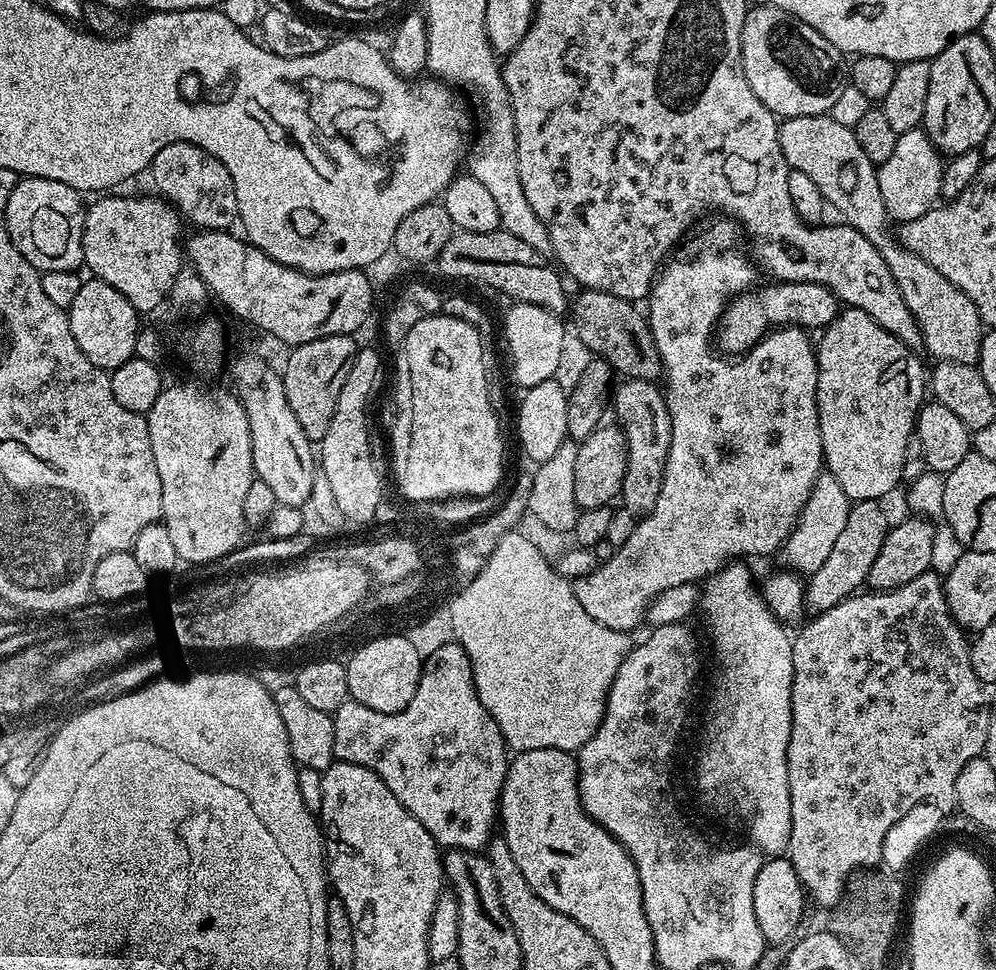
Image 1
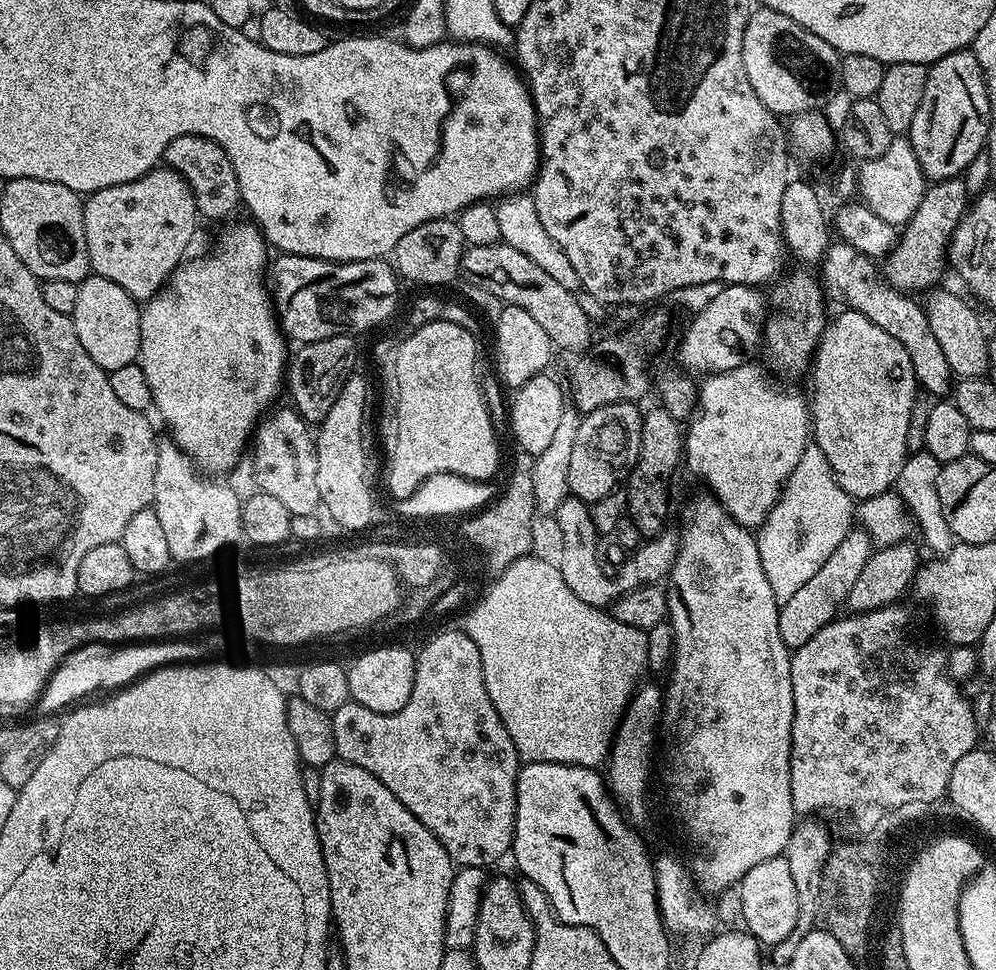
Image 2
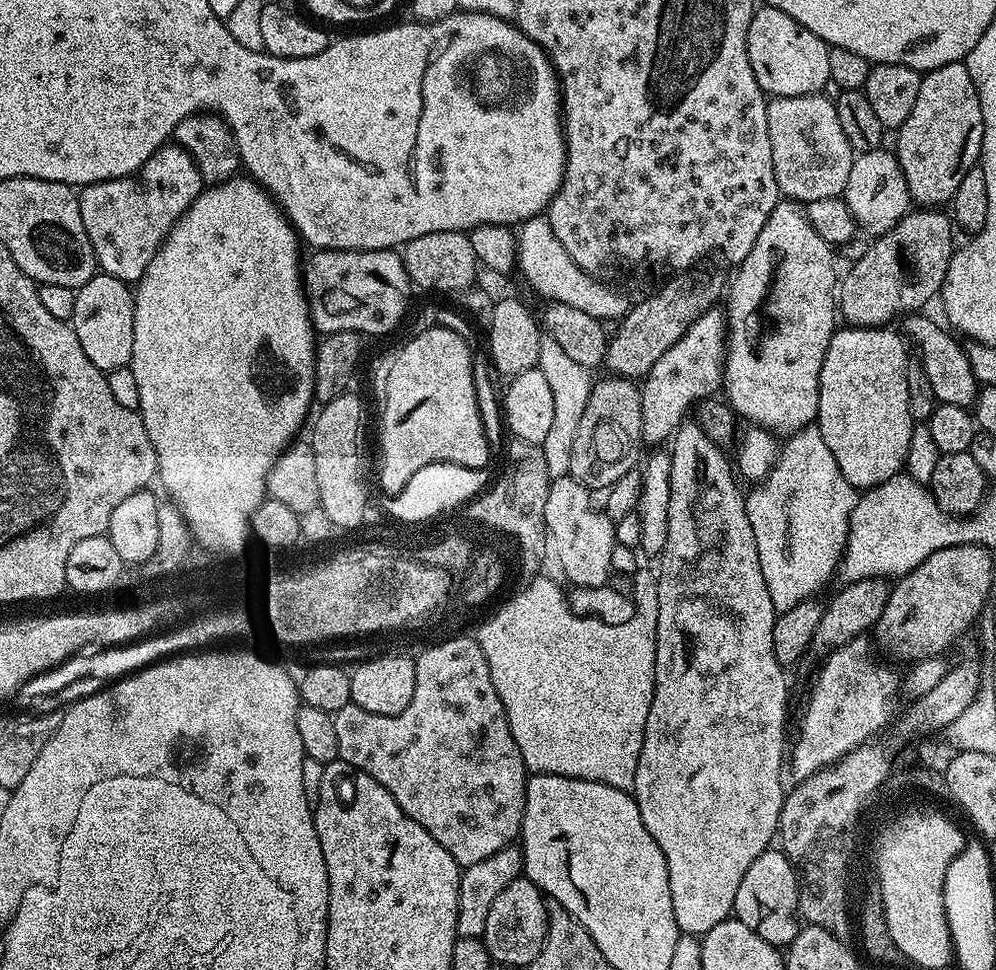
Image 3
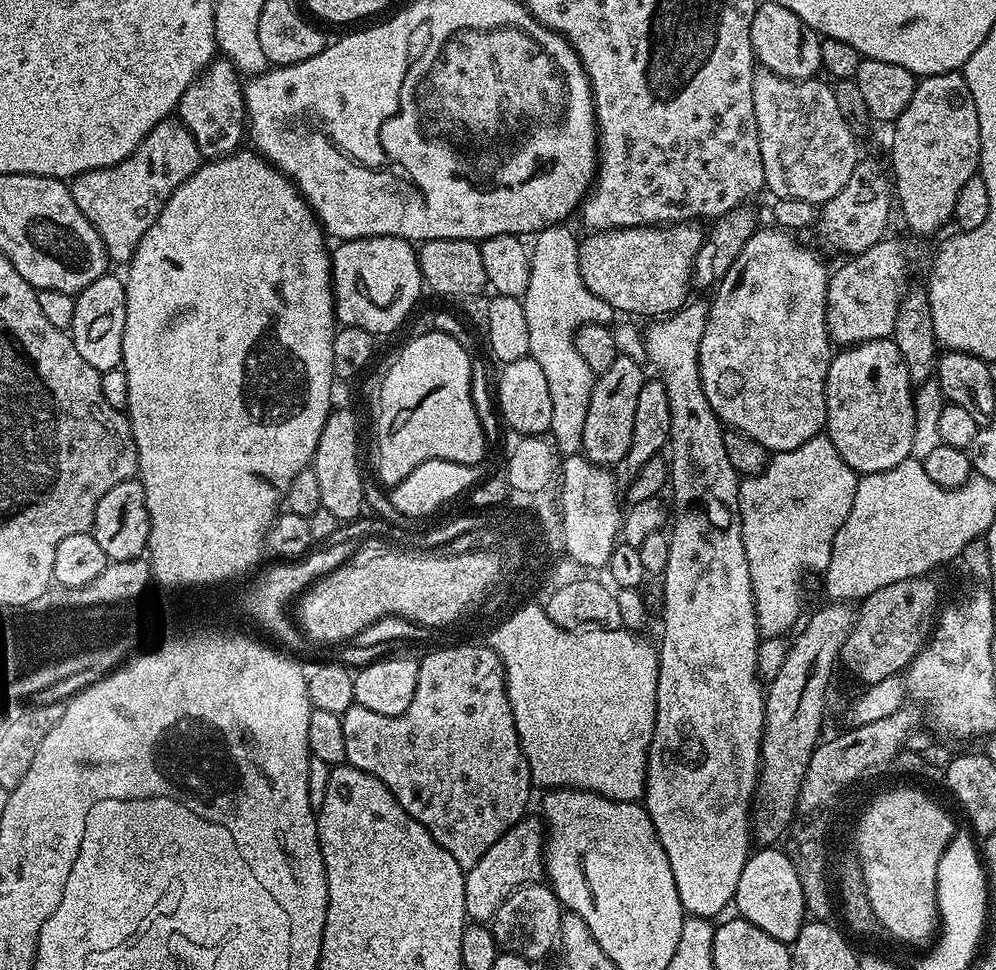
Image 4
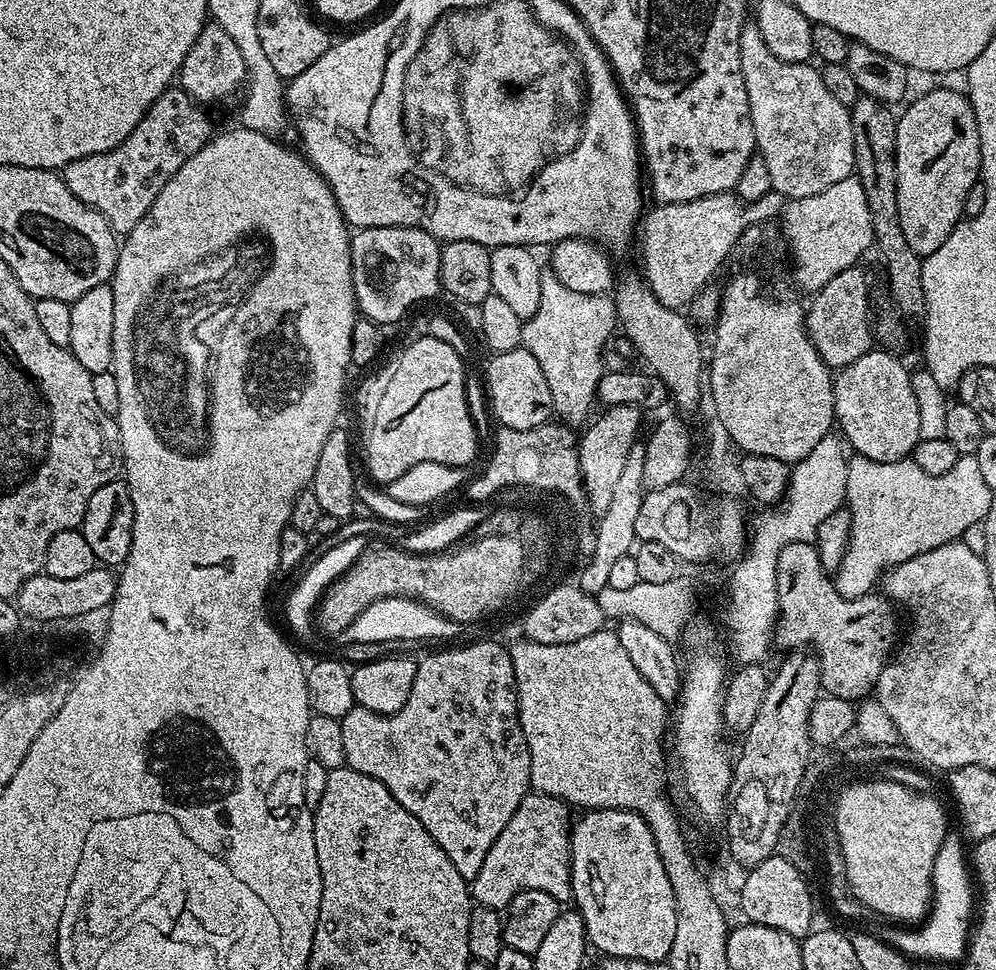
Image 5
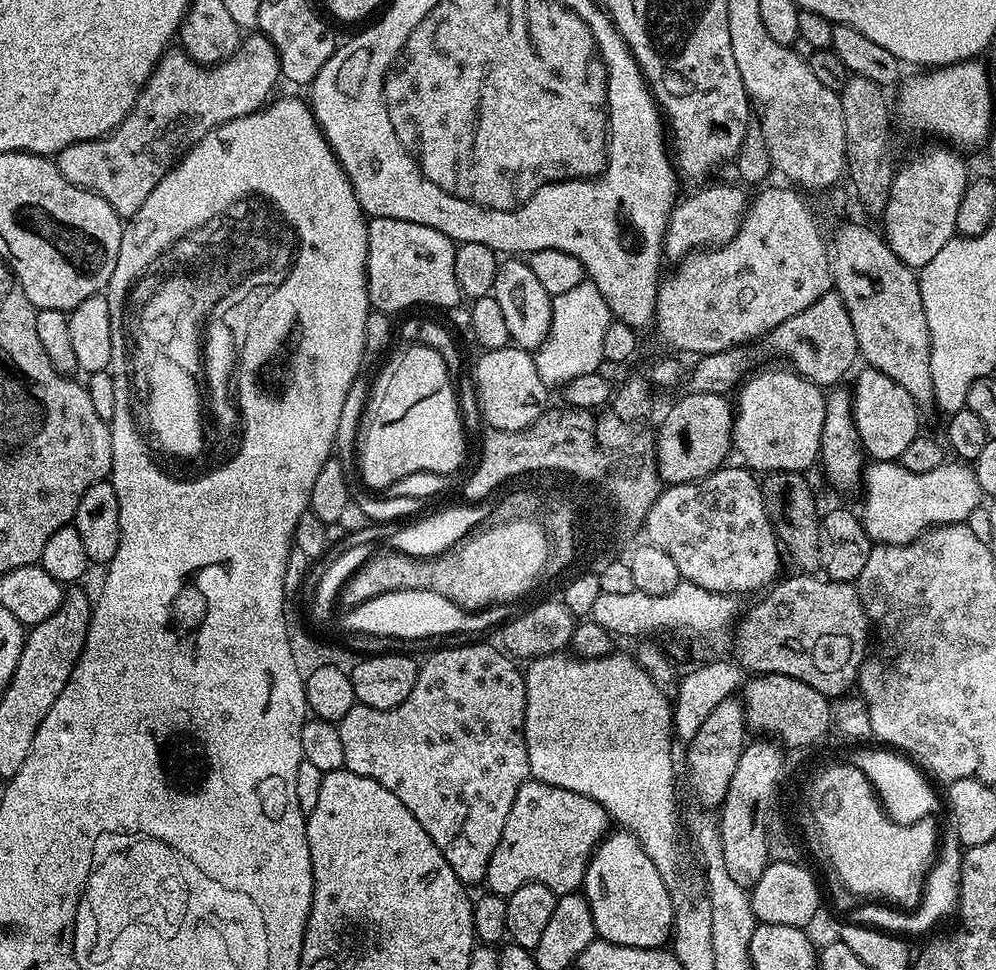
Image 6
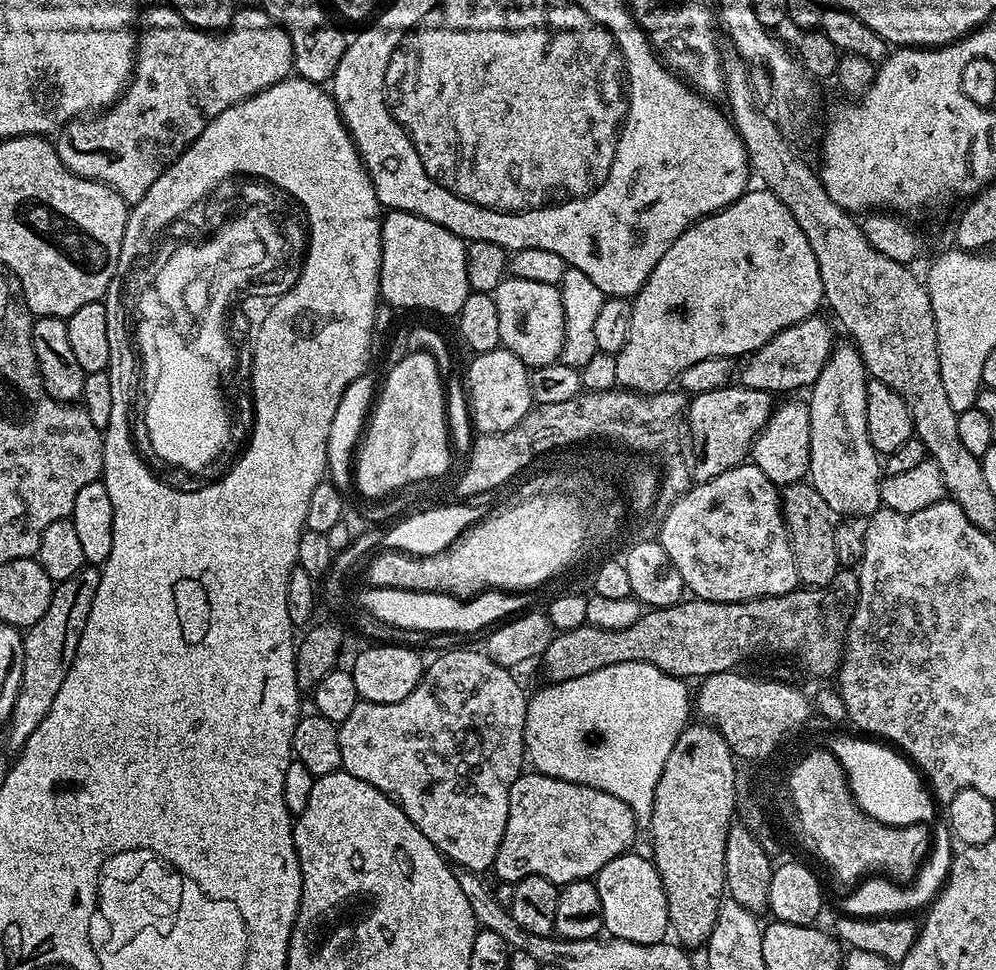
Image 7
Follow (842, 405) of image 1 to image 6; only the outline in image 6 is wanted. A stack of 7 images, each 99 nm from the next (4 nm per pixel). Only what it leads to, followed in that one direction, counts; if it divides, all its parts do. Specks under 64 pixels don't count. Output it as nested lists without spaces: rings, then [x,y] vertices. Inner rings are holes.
[[[861,367],[855,376],[856,385],[850,388],[852,413],[865,453],[873,461],[899,461],[902,450],[906,450],[908,443],[914,442],[914,438],[921,435],[921,409],[914,398],[910,398],[910,394],[906,394],[906,390],[894,382],[894,378],[888,378],[877,368]]]

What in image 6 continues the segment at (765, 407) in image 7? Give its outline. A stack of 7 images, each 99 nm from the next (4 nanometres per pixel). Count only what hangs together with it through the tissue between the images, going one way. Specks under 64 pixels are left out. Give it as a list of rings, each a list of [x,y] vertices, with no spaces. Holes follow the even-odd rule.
[[[689,391],[683,395],[663,418],[658,438],[654,441],[659,474],[667,485],[703,480],[723,467],[734,444],[732,434],[735,409],[725,395]]]

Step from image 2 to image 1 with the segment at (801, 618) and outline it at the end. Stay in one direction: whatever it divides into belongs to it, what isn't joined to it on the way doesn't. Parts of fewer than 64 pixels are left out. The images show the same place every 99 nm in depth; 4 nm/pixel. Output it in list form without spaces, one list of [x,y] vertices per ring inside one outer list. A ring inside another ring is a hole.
[[[862,500],[849,507],[846,527],[838,533],[838,539],[830,550],[830,558],[826,558],[826,562],[822,562],[822,566],[807,577],[804,603],[809,613],[830,610],[849,596],[857,595],[867,585],[870,566],[874,566],[874,558],[878,558],[878,550],[882,550],[882,542],[890,527],[884,506],[879,501]]]

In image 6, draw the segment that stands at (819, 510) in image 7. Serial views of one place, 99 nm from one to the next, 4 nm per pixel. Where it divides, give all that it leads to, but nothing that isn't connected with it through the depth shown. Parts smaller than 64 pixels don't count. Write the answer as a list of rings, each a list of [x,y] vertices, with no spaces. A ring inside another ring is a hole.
[[[780,471],[772,472],[763,477],[761,488],[766,502],[767,514],[776,537],[785,546],[793,562],[804,572],[814,572],[821,563],[820,527],[821,515],[818,512],[816,496],[807,475],[801,472]]]

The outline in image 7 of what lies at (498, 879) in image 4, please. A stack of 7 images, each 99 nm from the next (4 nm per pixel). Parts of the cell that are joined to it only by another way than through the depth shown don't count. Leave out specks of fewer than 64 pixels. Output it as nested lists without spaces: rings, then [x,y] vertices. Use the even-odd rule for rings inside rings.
[[[528,770],[510,786],[510,814],[494,873],[508,886],[527,876],[541,876],[557,886],[575,880],[591,881],[606,862],[614,862],[633,847],[636,831],[636,815],[622,798]]]

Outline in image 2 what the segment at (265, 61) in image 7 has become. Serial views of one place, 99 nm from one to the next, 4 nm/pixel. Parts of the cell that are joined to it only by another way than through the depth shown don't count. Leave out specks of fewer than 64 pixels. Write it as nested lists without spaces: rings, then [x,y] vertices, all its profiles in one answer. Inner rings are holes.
[[[157,166],[136,180],[93,192],[84,200],[88,267],[95,275],[118,282],[137,302],[147,302],[185,259],[196,220],[190,186],[167,166]]]

